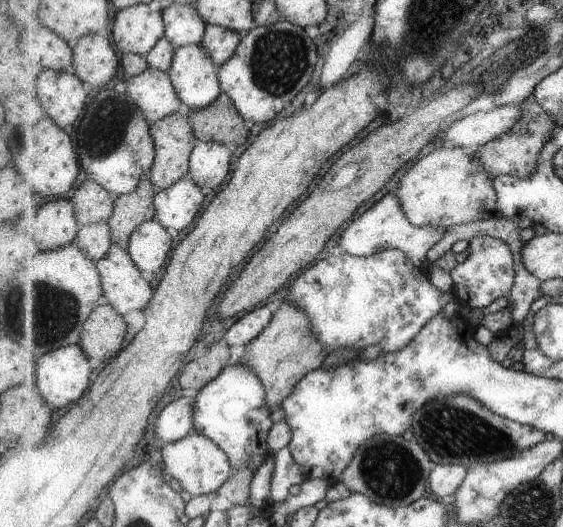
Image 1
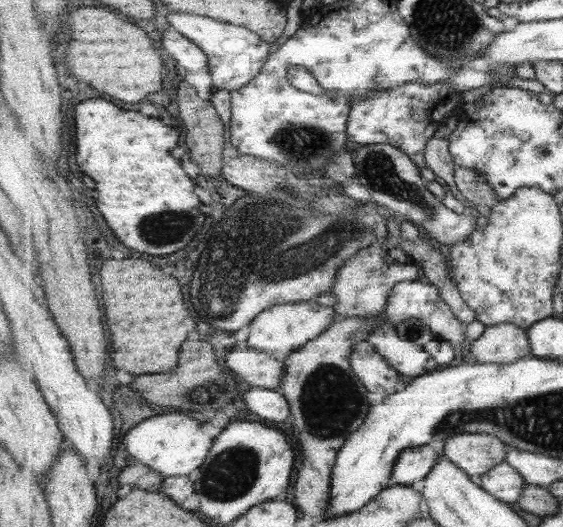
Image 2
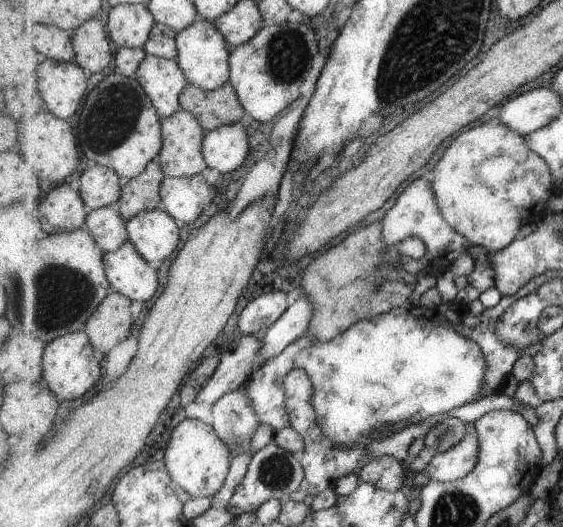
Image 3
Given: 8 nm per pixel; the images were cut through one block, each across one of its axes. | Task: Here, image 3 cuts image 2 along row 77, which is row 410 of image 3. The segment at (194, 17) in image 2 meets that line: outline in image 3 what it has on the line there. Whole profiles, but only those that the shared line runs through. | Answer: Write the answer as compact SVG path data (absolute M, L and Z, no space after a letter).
M243 387L235 390L235 392L226 394L212 407L212 425L220 434L221 440L224 440L228 444L228 449L233 456L251 452L253 434L259 425L257 420L257 412L255 412L255 408L253 408L253 402L251 402L251 398L243 392Z

